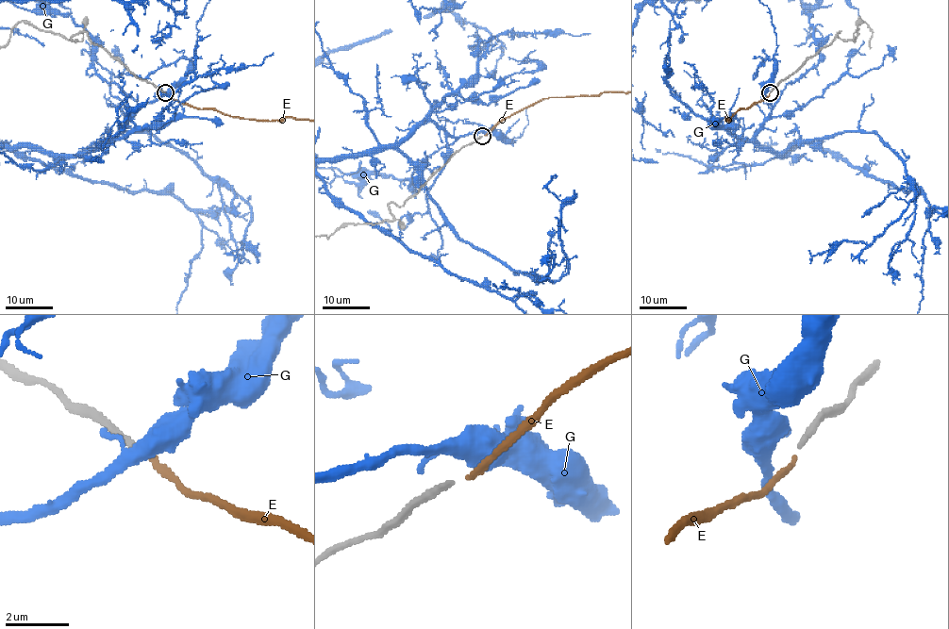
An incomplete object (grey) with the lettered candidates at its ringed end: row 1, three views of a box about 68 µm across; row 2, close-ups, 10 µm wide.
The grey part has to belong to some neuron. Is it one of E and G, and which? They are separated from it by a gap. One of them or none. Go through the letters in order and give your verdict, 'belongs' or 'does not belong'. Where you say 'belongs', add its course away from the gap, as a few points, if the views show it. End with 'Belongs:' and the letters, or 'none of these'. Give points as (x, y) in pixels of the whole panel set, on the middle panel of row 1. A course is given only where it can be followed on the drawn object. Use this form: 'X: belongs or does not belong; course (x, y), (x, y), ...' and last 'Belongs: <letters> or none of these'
E: belongs
G: does not belong
Belongs: E

